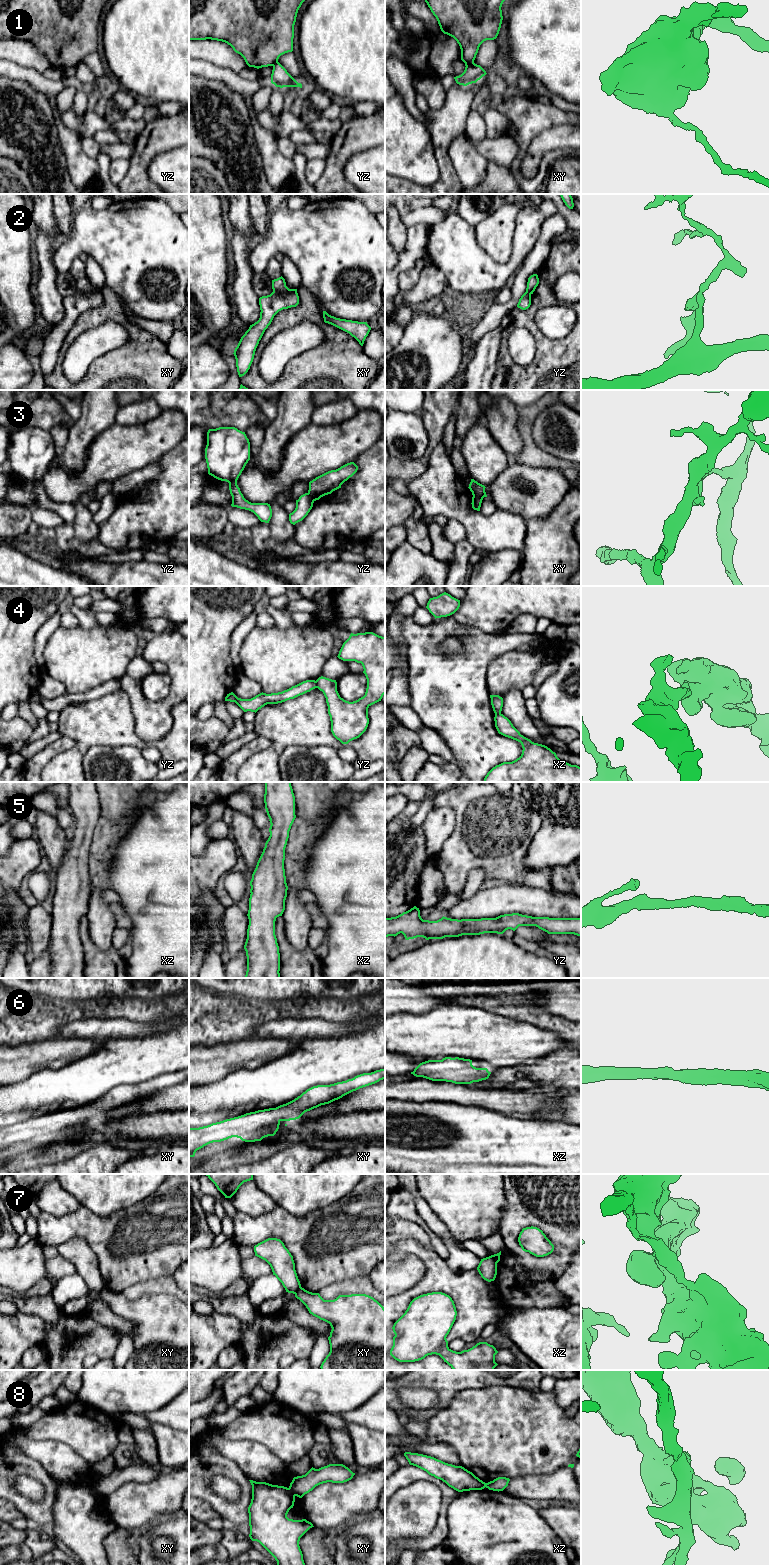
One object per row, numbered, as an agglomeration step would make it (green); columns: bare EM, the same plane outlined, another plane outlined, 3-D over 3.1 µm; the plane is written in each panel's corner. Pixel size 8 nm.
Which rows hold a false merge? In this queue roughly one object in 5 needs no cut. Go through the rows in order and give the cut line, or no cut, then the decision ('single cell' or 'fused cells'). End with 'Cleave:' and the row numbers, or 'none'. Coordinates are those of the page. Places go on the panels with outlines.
1: xy (473, 62), (465, 64) | fused cells
2: xy (273, 290), (277, 292), (296, 291) | fused cells
3: xy (473, 495), (482, 498) | fused cells
4: yz (315, 681), (317, 687) | fused cells
5: no cut | single cell
6: no cut | single cell
7: xy (301, 1287), (295, 1294) | fused cells
8: xy (288, 1488), (295, 1495) | fused cells
Cleave: 1, 2, 3, 4, 7, 8

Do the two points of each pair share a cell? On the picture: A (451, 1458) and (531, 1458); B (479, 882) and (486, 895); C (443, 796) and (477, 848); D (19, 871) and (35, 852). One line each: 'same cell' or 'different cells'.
A: different cells
B: different cells
C: same cell
D: same cell

